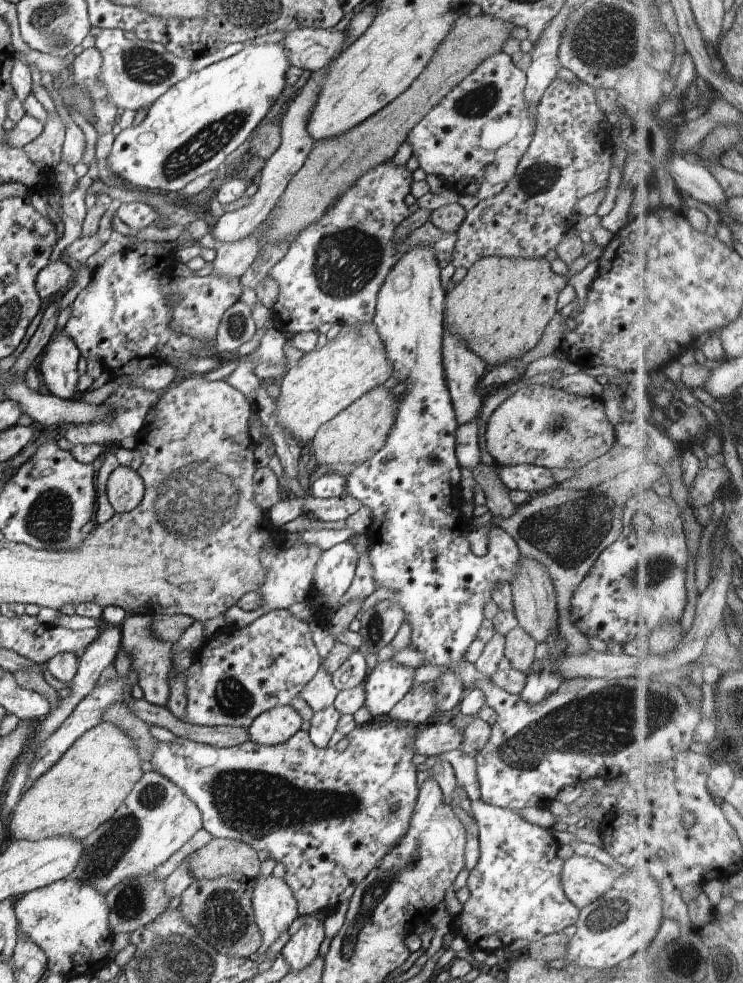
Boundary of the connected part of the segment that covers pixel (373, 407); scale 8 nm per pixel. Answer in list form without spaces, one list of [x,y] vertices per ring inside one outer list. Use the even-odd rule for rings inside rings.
[[[378,385],[363,394],[332,420],[325,422],[316,431],[308,447],[313,451],[320,464],[326,464],[330,470],[340,462],[344,464],[362,464],[370,460],[383,446],[393,427],[401,395],[394,396],[389,388]]]

